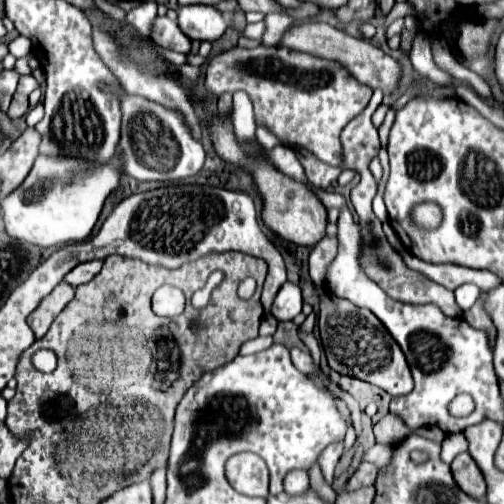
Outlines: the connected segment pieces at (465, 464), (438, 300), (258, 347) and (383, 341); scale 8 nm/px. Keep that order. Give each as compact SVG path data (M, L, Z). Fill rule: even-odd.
M462 452L454 458L452 476L466 494L478 500L486 500L486 482L484 482L482 470L476 466L474 458L468 452Z
M368 172L366 178L362 176L362 180L354 186L352 190L352 204L354 210L358 214L358 224L360 224L360 236L362 236L362 254L360 254L360 264L364 268L364 272L368 274L368 278L372 278L378 286L384 288L386 294L392 294L392 298L400 300L400 302L410 302L410 304L436 304L444 314L456 318L462 316L462 310L456 306L454 294L446 288L442 288L440 284L424 278L418 272L412 272L404 266L400 254L390 246L390 242L386 240L384 232L382 232L382 222L374 216L372 212L372 198L376 194L376 180L374 176Z
M258 336L258 338L254 338L254 340L244 342L242 348L240 348L240 354L242 354L242 356L256 354L256 352L262 352L262 350L266 350L266 348L270 348L270 346L272 346L272 336Z
M326 294L320 300L318 322L320 322L322 346L332 370L370 382L388 392L390 396L404 396L414 388L412 374L400 346L370 310L358 308L344 298Z

